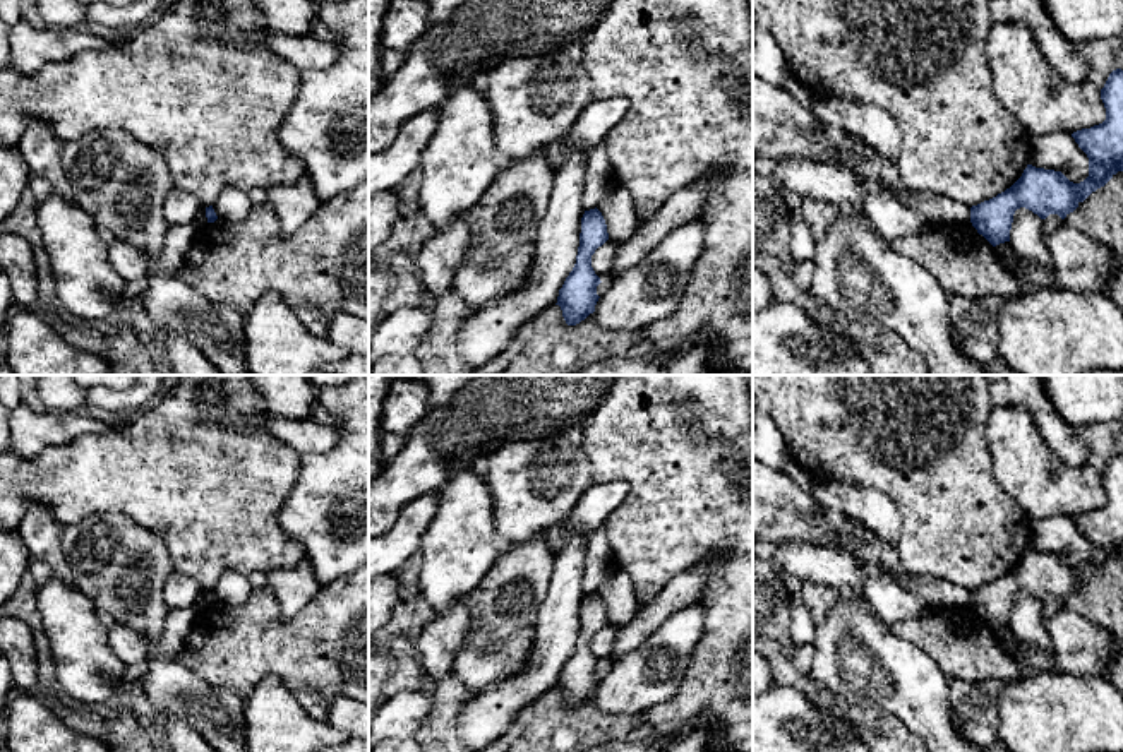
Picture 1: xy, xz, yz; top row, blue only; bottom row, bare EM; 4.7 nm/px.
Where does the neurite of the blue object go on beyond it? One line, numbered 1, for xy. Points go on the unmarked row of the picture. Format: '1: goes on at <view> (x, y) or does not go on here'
1: does not go on here

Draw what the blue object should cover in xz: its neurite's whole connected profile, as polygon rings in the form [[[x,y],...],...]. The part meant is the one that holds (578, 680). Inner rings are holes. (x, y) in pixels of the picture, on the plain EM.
[[[595,591],[581,601],[576,648],[559,673],[557,687],[568,709],[576,709],[595,695],[597,670],[602,666],[592,651],[592,639],[609,624],[607,608]]]

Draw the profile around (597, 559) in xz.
[[[605,524],[597,528],[586,543],[586,557],[583,565],[583,591],[595,593],[604,579],[604,572],[610,562],[610,546]]]

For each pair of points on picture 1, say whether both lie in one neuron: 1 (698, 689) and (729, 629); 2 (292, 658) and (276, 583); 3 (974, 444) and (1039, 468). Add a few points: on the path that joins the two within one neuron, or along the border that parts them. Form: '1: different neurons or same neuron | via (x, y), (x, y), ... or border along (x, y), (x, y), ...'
1: same neuron | via (714, 674), (726, 662), (729, 644)
2: different neurons | border along (266, 586), (283, 617), (295, 617), (318, 595)
3: different neurons | border along (993, 410), (986, 427), (988, 453)

